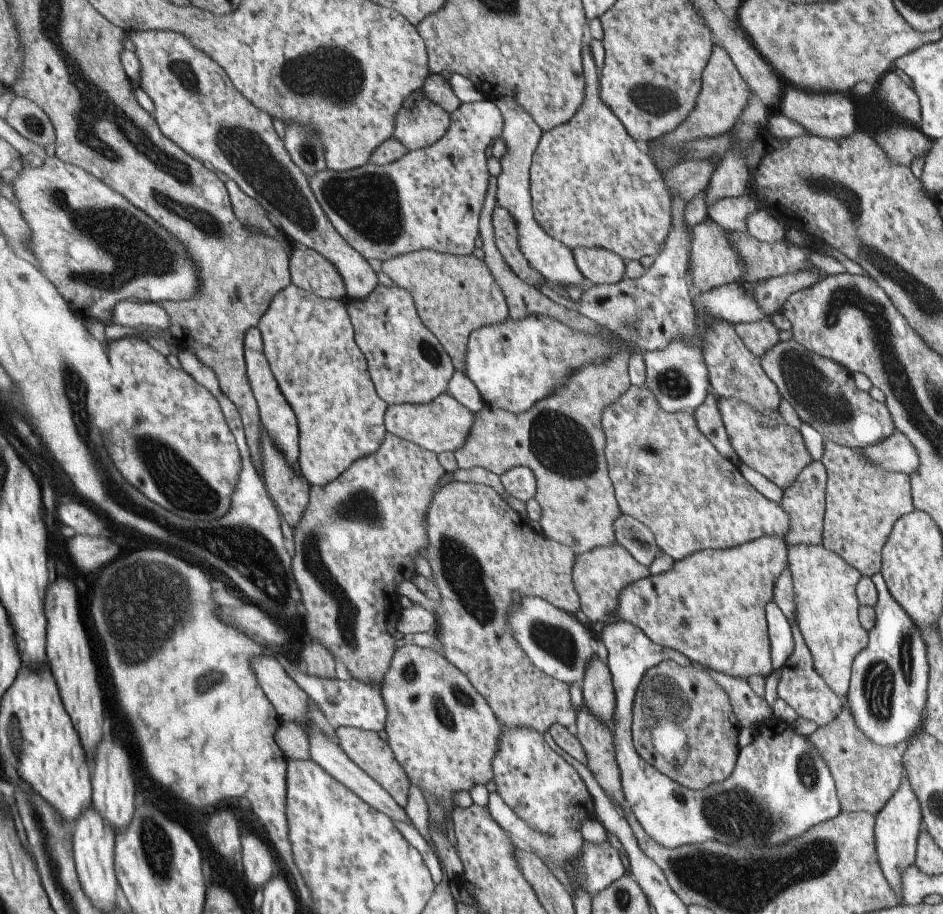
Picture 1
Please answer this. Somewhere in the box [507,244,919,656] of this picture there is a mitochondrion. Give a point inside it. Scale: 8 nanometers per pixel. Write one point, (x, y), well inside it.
(561, 444)

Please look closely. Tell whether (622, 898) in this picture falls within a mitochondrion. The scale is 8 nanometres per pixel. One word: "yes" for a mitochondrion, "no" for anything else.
yes

